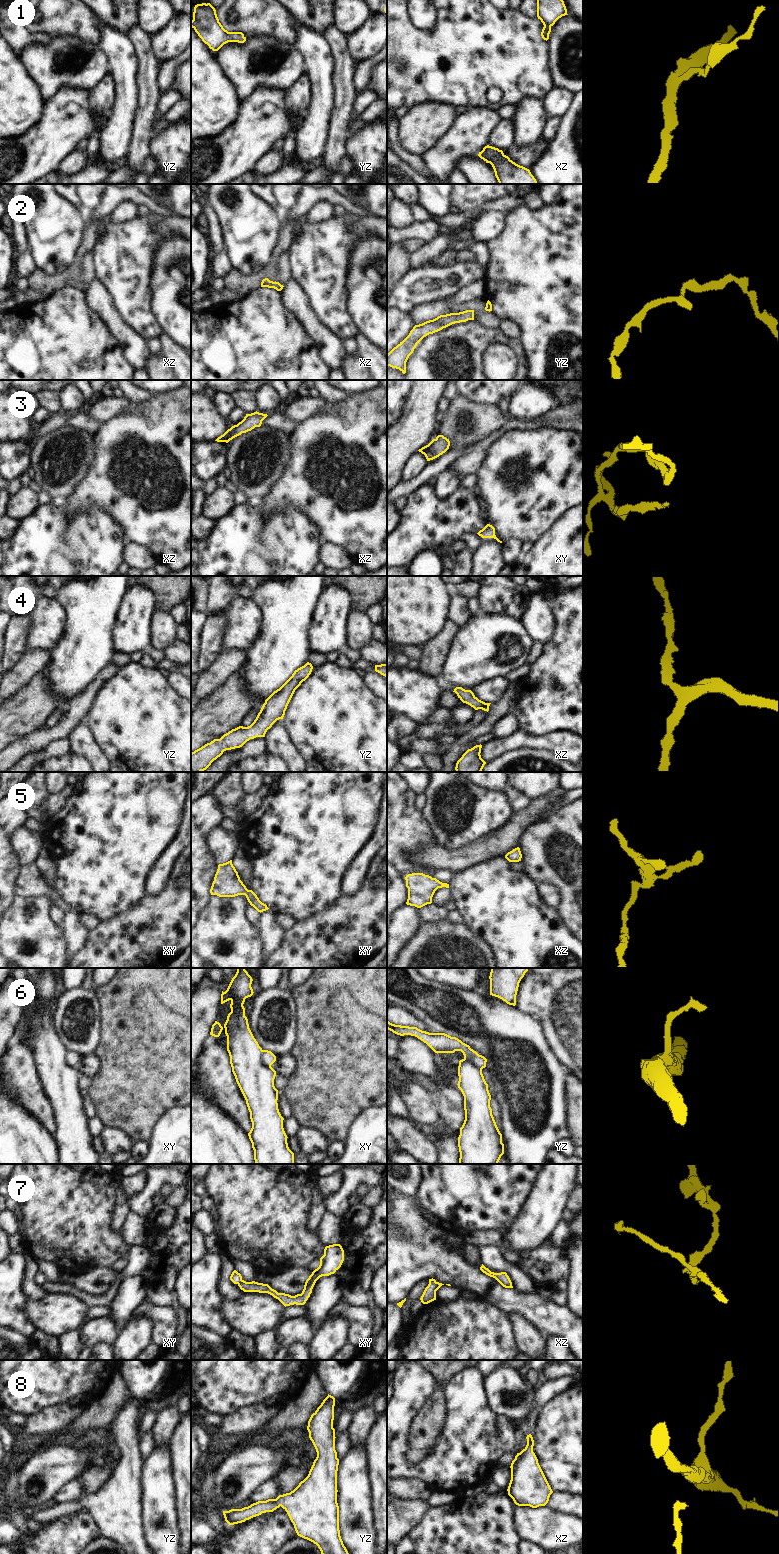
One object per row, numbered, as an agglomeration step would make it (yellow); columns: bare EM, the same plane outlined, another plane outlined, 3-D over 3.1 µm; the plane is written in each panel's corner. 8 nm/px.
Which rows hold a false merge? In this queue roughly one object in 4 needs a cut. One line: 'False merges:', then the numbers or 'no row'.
False merges: 6, 7

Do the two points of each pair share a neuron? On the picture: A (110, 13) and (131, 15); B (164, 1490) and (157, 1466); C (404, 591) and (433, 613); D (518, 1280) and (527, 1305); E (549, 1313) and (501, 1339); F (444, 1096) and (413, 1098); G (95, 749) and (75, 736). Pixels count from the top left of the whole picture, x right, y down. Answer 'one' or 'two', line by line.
A: one
B: one
C: one
D: two
E: two
F: two
G: one

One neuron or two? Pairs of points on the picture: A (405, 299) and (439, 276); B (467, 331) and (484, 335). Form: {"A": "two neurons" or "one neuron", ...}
{"A": "one neuron", "B": "one neuron"}

